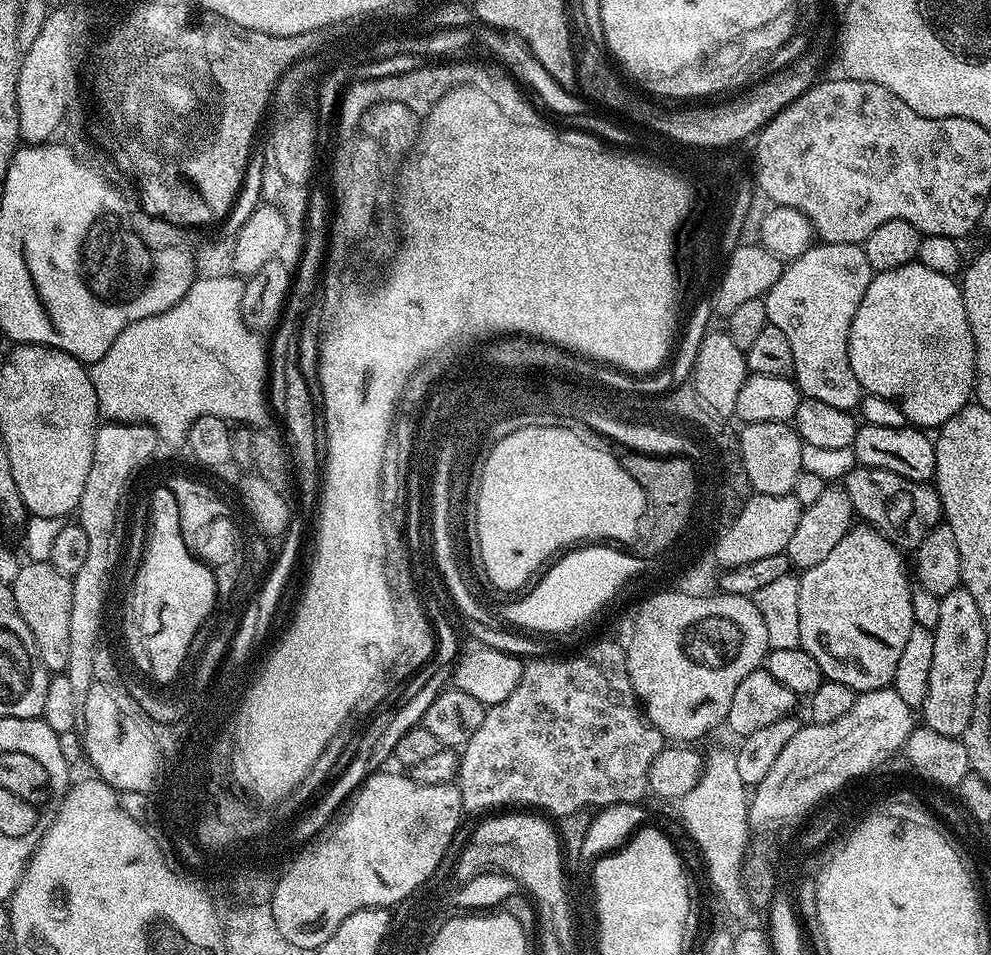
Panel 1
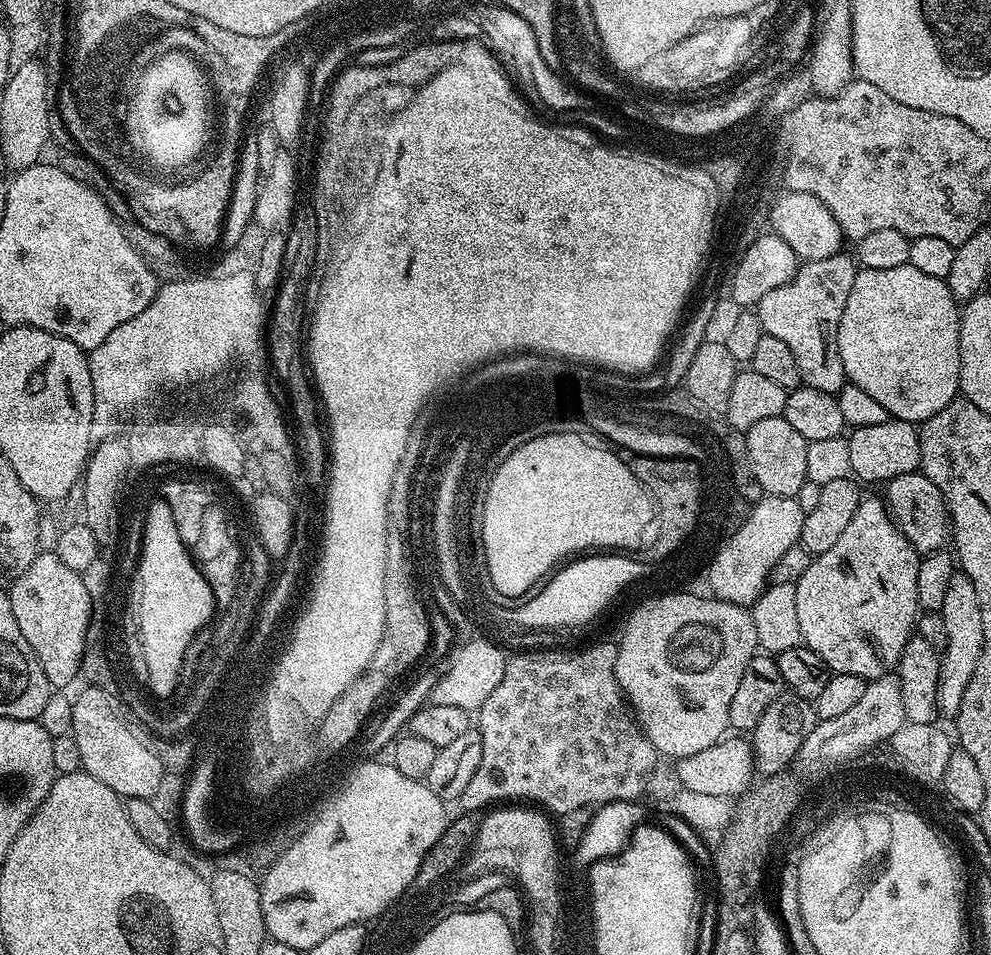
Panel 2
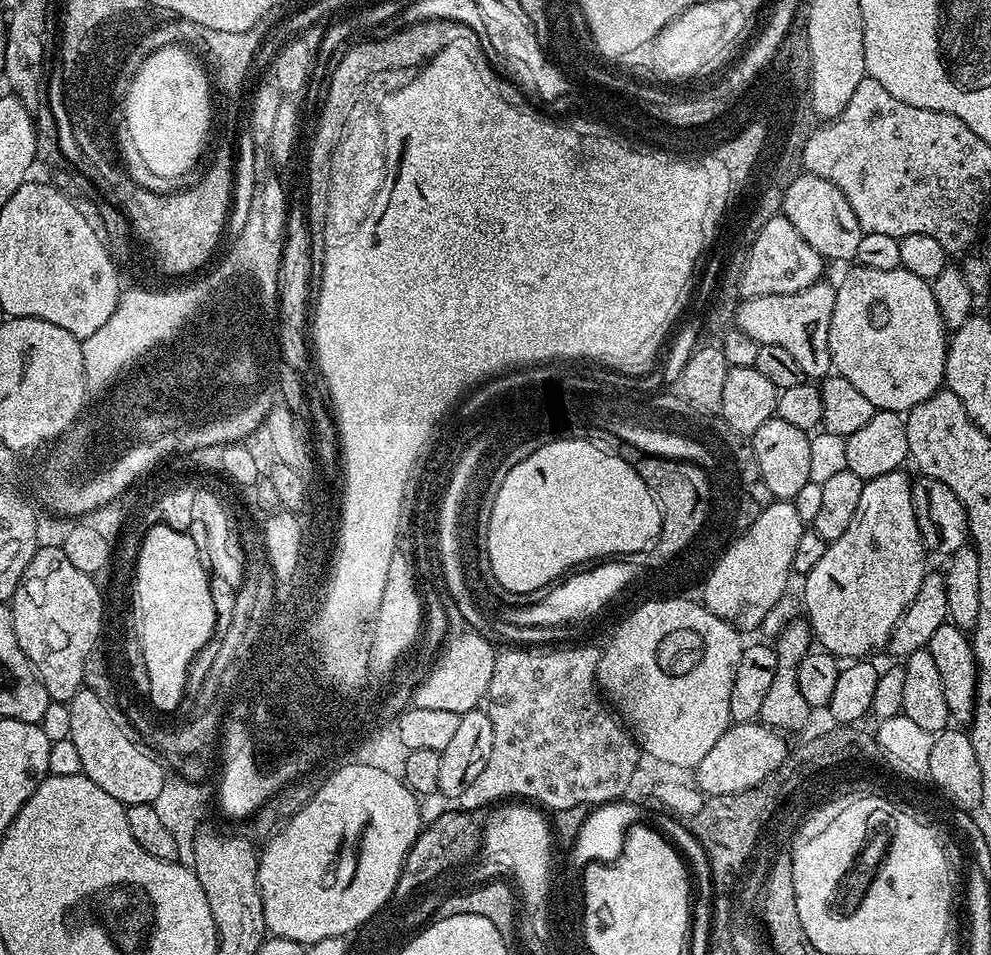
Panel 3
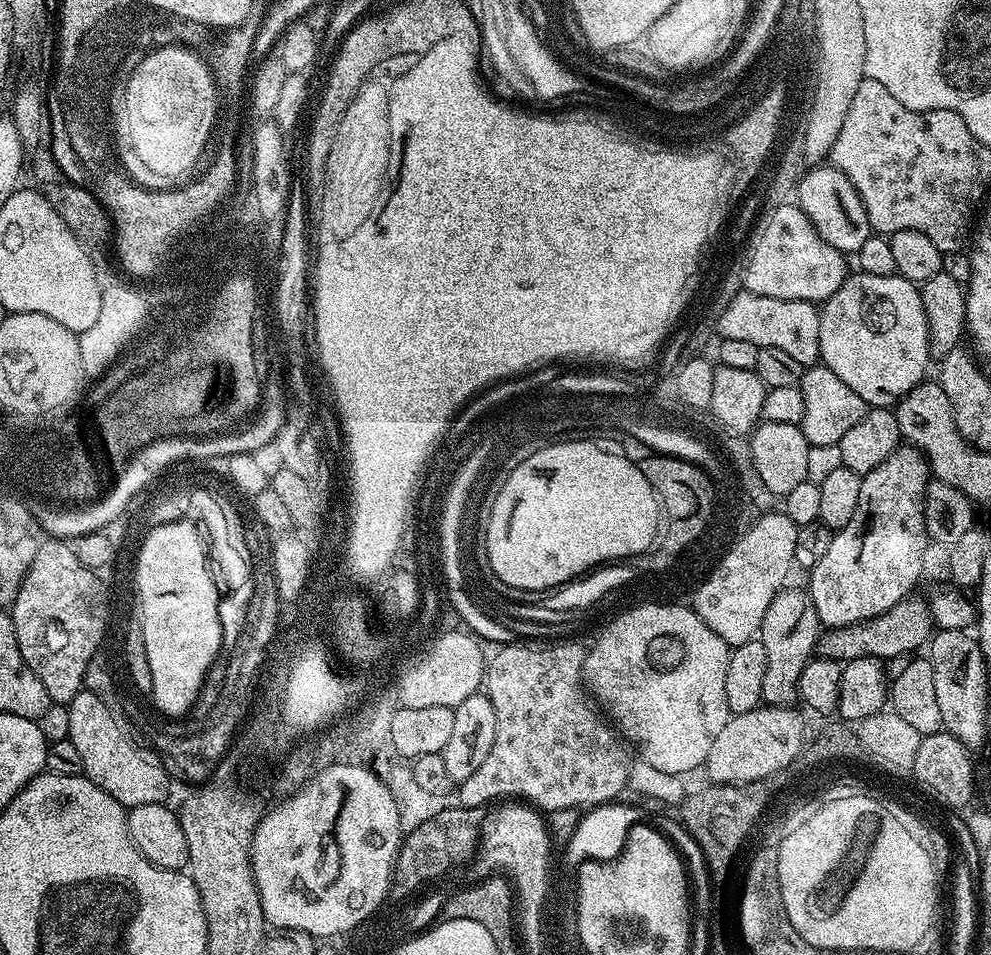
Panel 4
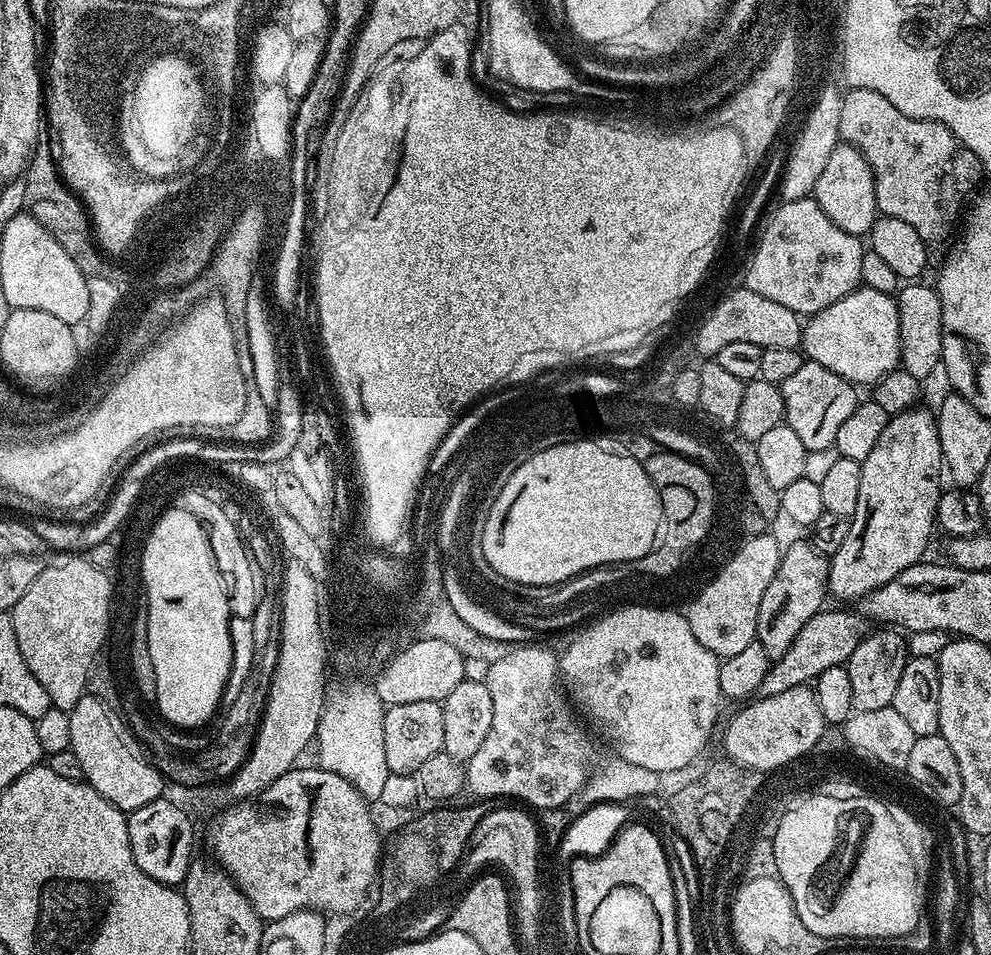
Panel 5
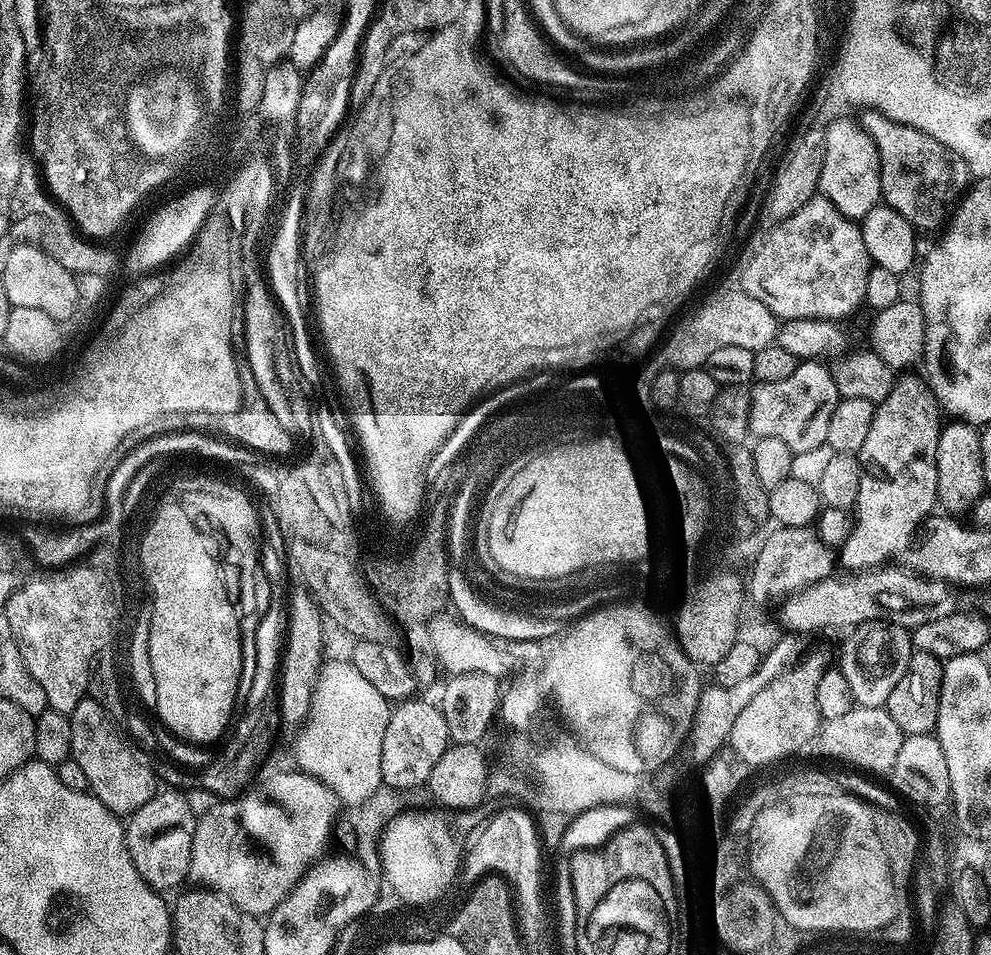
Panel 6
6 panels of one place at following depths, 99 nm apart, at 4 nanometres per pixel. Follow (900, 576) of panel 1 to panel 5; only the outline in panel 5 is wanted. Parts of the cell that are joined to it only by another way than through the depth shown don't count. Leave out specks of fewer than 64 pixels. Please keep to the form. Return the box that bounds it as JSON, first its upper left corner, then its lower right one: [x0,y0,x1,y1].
[828,406,944,602]

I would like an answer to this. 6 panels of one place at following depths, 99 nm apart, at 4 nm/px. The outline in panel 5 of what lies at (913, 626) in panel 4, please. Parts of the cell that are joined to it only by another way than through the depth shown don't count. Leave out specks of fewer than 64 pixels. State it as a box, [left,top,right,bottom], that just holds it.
[760,610,869,696]

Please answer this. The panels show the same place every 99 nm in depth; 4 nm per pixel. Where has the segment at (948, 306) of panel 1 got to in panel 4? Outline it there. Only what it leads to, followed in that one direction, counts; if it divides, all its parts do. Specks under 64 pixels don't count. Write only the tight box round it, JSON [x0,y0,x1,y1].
[818,270,930,408]

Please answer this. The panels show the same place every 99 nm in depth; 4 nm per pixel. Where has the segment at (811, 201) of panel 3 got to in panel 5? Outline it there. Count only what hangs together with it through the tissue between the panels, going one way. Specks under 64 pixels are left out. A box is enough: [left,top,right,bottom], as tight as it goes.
[814,144,878,237]

